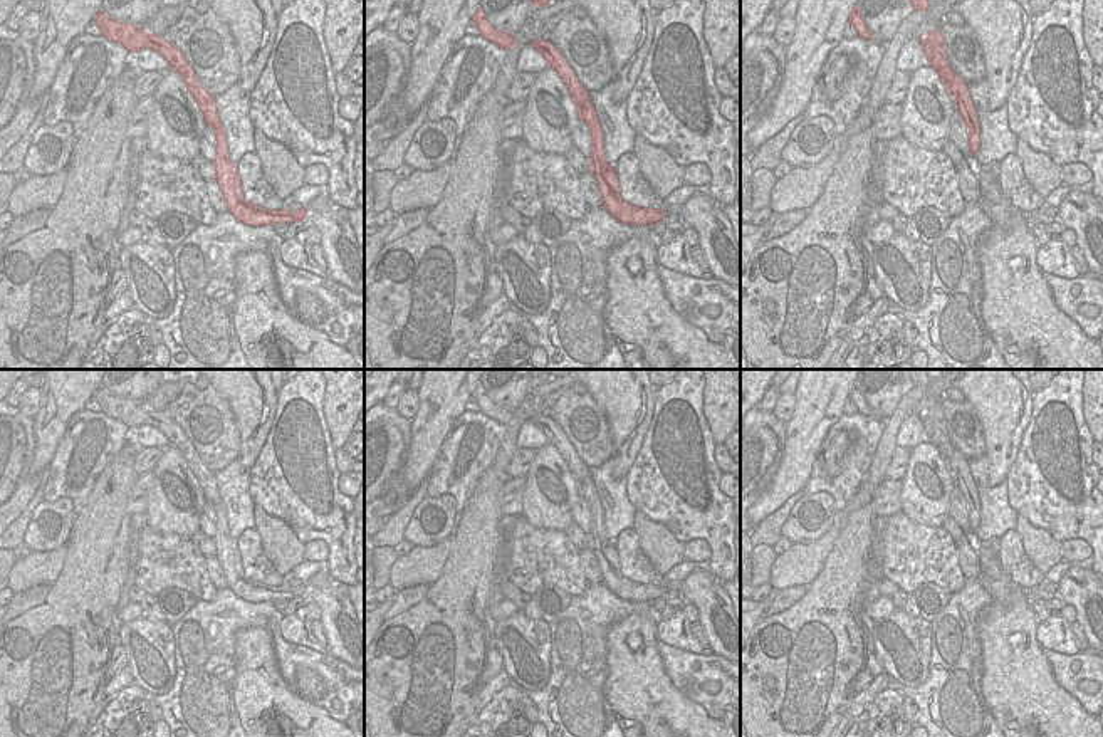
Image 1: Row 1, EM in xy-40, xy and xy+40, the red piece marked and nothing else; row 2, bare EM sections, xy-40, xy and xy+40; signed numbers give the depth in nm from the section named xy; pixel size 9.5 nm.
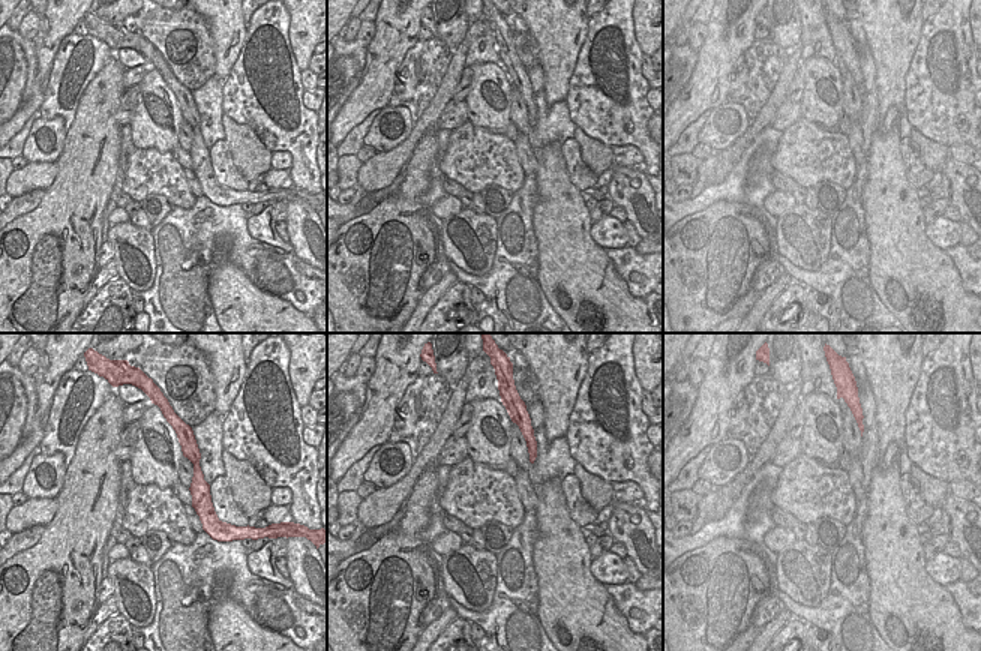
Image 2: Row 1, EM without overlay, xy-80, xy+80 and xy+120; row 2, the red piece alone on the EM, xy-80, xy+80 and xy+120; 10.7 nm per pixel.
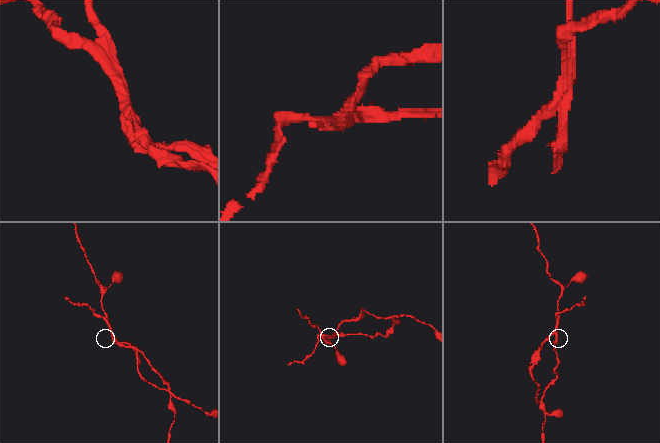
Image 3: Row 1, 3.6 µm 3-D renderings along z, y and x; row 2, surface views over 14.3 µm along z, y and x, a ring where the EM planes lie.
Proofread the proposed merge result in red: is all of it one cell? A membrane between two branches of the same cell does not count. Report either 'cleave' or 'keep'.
cleave

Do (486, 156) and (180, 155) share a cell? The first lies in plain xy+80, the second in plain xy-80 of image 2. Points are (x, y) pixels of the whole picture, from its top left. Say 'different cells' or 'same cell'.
different cells

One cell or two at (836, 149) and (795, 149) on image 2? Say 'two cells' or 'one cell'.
one cell

